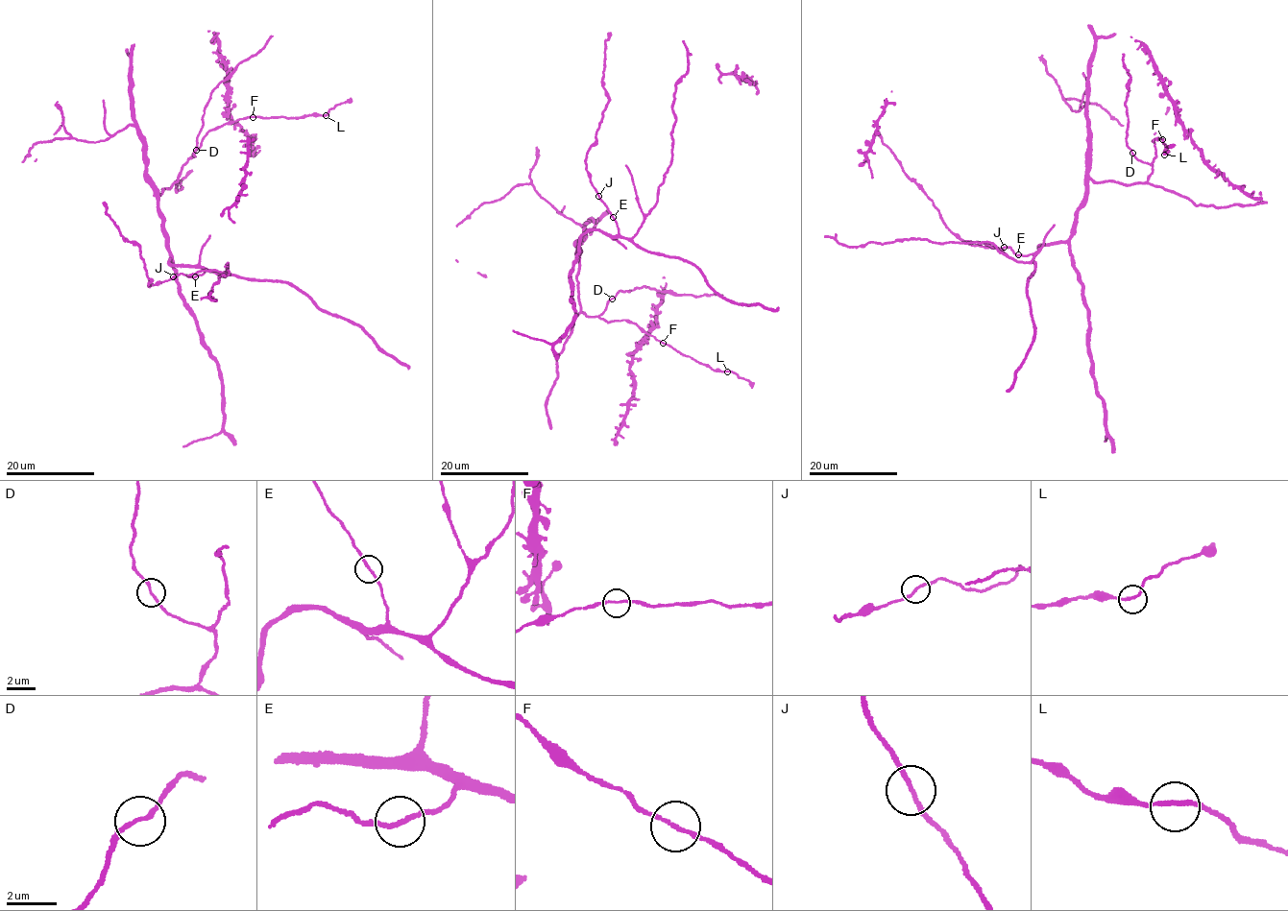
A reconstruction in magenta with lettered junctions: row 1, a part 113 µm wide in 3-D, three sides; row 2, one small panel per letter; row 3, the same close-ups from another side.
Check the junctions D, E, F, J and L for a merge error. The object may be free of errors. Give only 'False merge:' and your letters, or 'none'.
False merge: none

